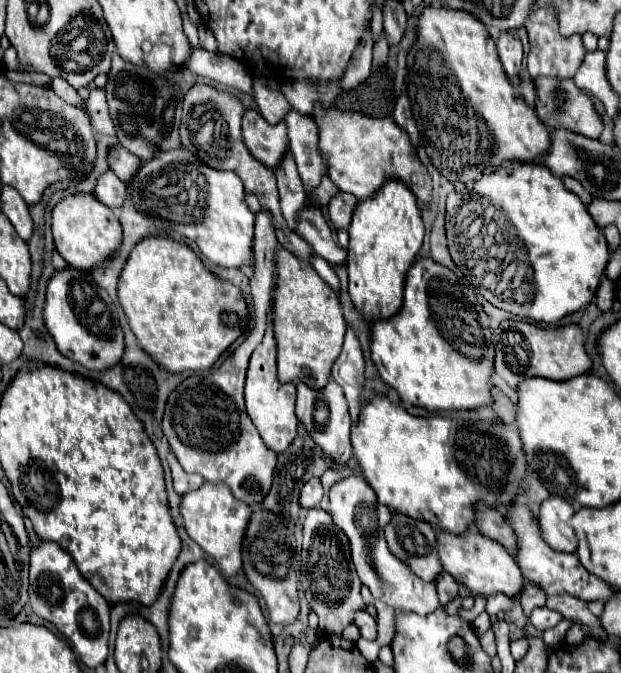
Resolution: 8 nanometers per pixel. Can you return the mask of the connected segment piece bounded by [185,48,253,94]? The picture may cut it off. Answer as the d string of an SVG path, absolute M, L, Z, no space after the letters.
M191 48L191 54L185 64L187 70L191 70L197 76L205 76L229 88L251 94L251 82L253 82L251 72L247 70L245 64L241 64L231 56L211 54L203 48Z

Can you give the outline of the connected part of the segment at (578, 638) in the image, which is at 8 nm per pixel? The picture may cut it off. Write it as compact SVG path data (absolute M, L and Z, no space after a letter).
M573 624L573 626L569 628L567 636L565 636L565 642L567 642L569 646L579 646L579 644L583 644L583 640L585 640L583 626L581 626L581 624Z

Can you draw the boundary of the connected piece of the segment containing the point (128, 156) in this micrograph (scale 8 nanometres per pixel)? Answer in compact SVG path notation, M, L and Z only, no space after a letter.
M115 144L109 148L109 154L107 154L107 162L109 162L109 168L123 180L123 182L129 182L131 180L131 174L135 174L135 170L139 168L139 158L135 158L129 150L123 150L123 146Z

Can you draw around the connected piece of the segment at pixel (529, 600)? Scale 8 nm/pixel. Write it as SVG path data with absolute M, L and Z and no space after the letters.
M527 582L519 594L519 602L523 606L525 616L529 616L533 612L533 608L545 606L545 594L543 594L543 590L539 590L539 586L531 586L531 582Z

